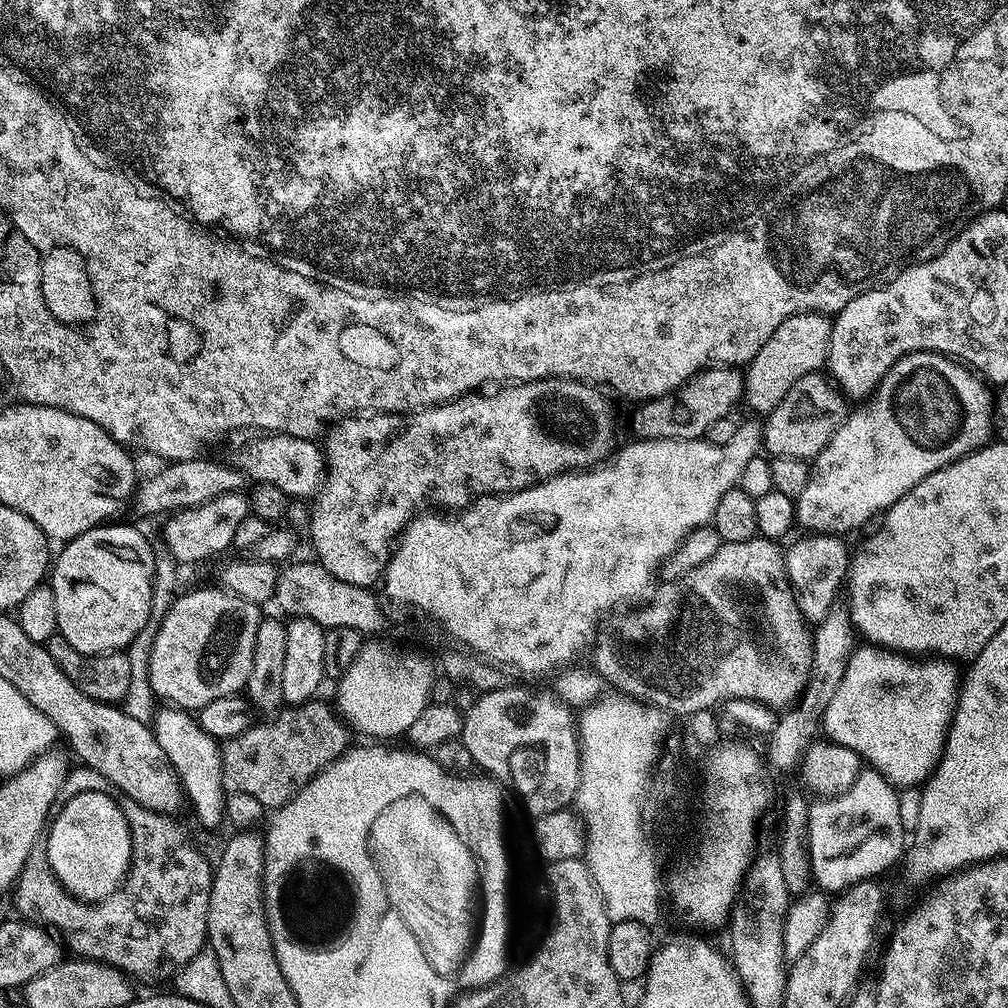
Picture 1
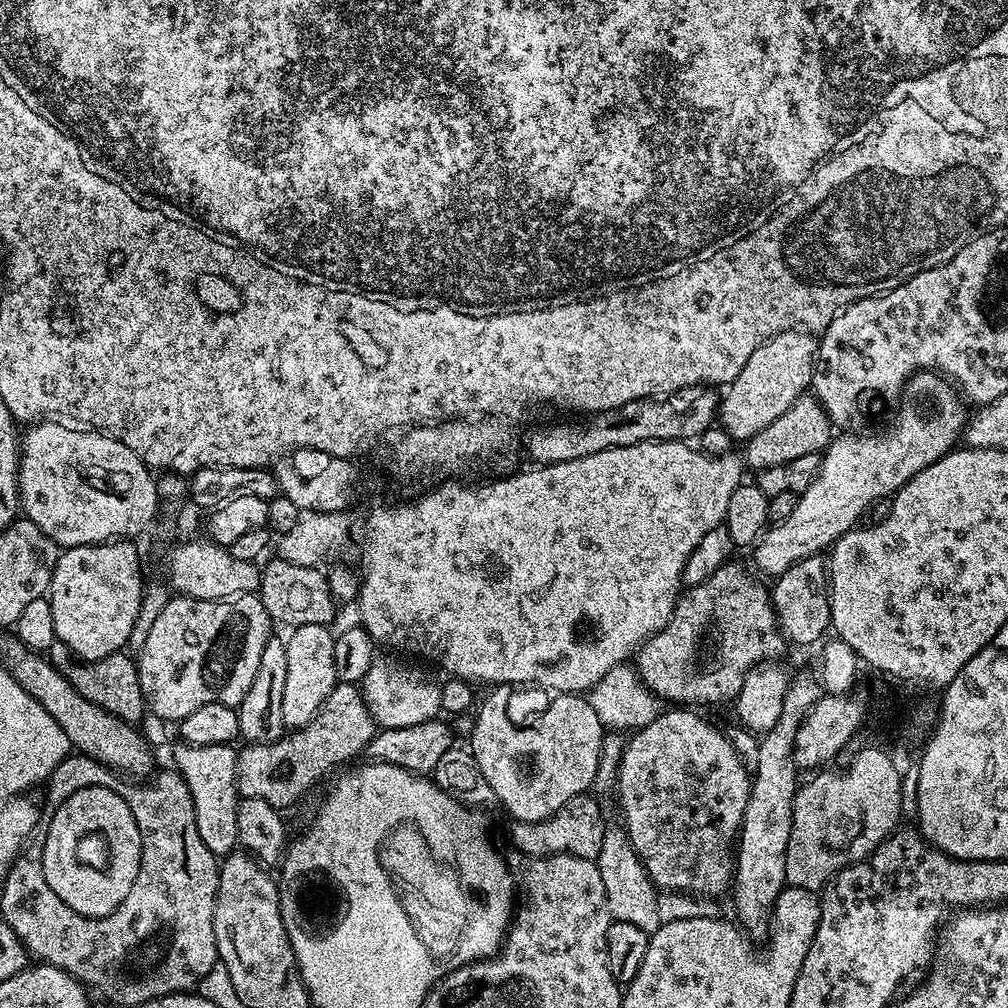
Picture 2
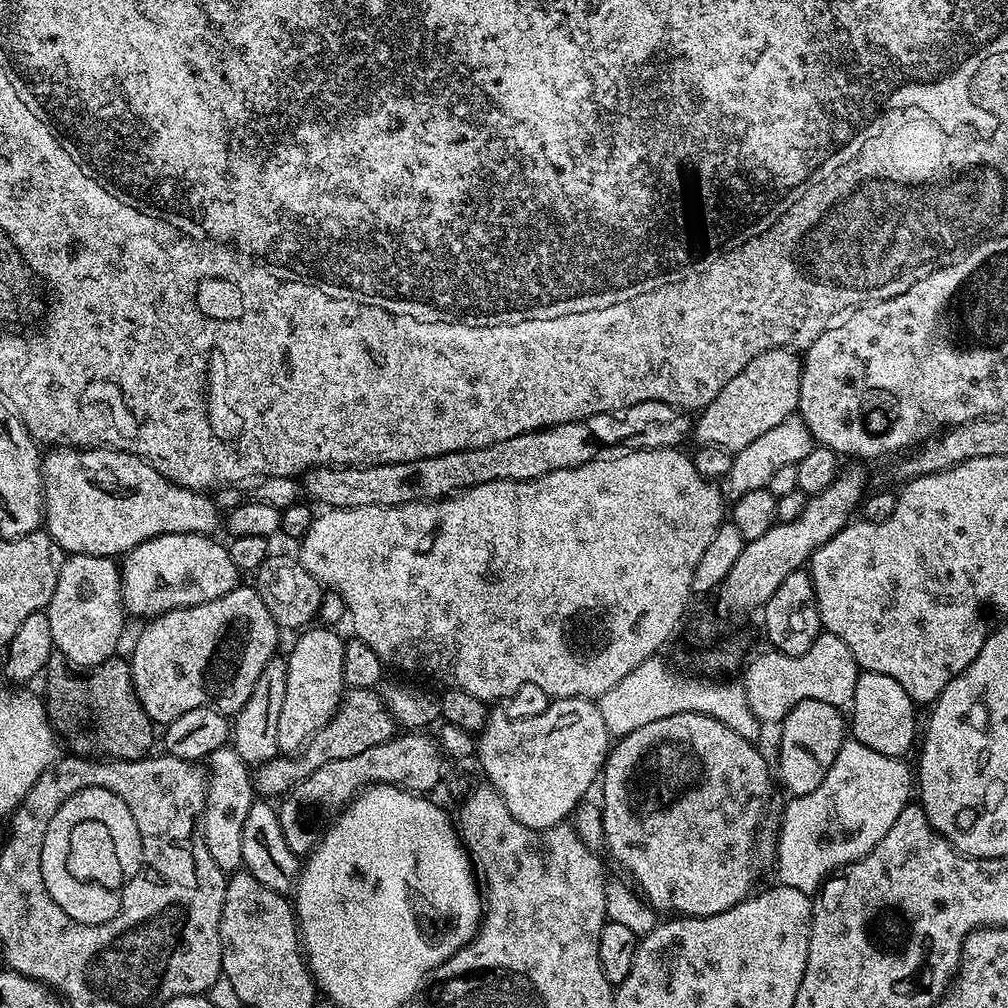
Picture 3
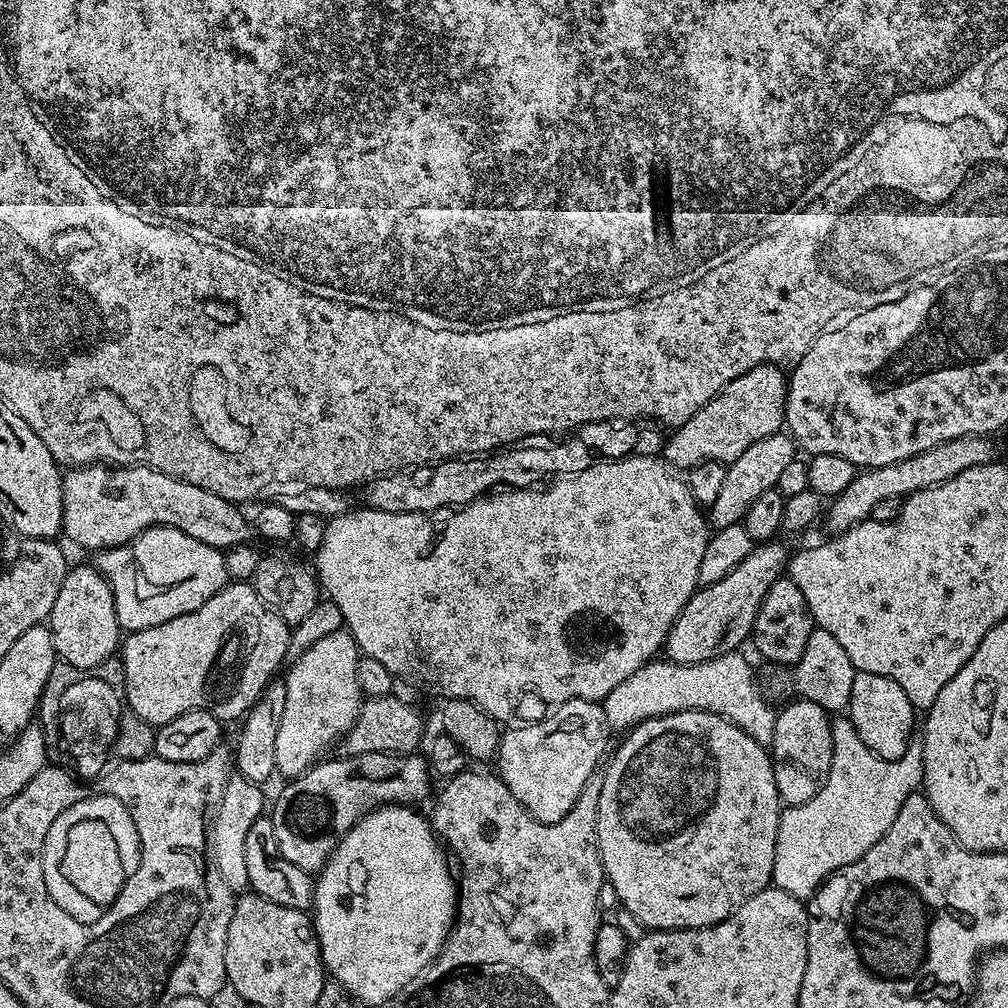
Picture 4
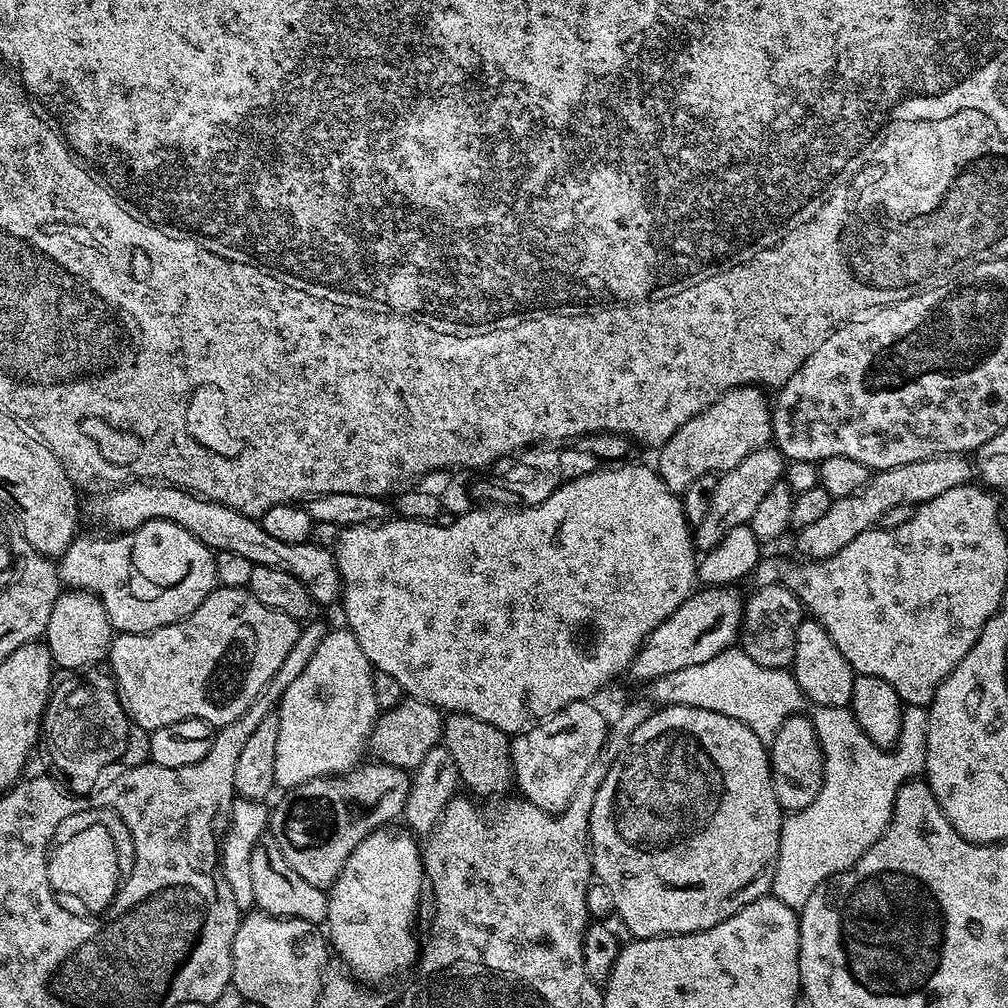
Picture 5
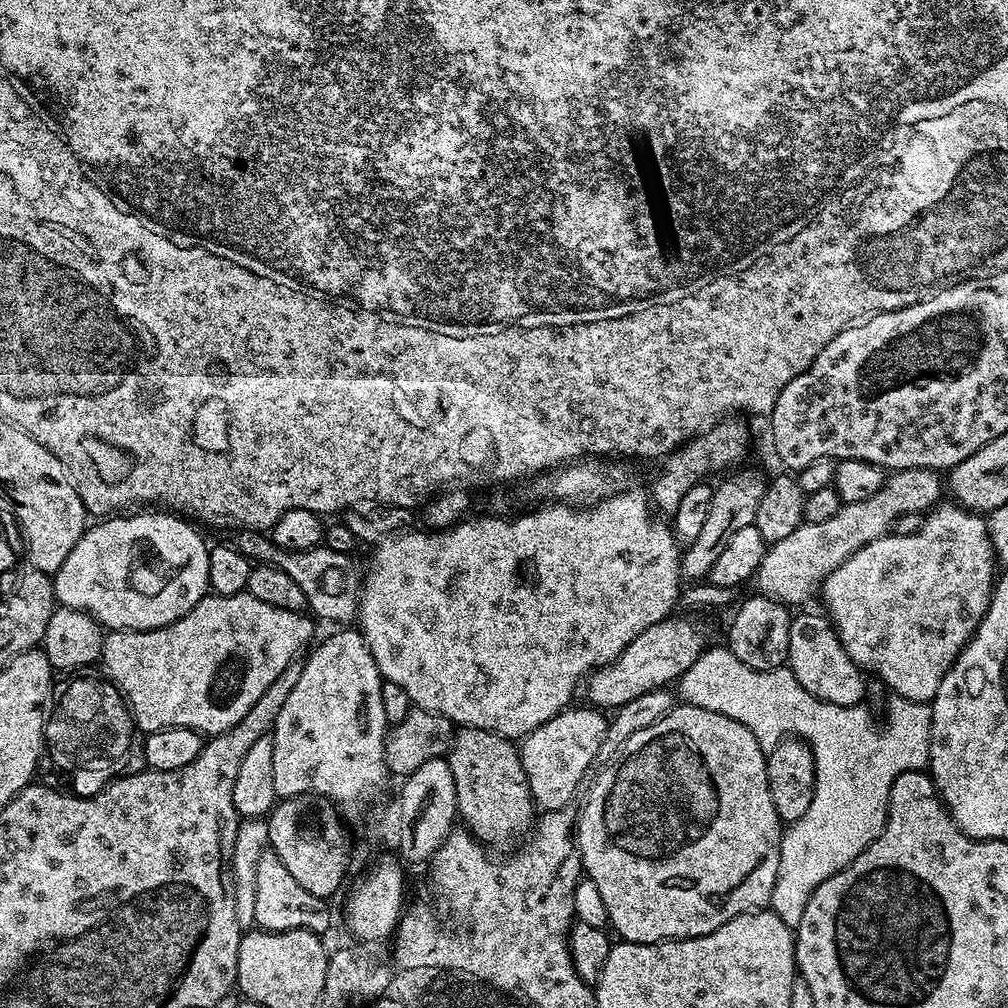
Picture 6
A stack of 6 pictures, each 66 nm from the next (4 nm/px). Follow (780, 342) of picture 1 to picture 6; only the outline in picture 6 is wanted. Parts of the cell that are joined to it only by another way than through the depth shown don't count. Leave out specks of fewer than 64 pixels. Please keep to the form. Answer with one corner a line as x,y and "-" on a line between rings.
725,418
715,424
707,432
692,437
687,444
663,457
664,469
660,477
652,484
650,500
657,513
671,514
678,510
678,502
682,502
682,494
690,490
690,486
701,483
711,472
724,468
727,464
736,464
748,452
748,428
740,418

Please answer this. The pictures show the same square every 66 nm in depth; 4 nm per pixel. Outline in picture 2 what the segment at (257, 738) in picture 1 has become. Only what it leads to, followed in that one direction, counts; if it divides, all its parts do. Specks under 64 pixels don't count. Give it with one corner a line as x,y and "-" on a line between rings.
337,683
309,724
289,731
269,744
245,743
236,753
236,785
241,797
262,798
270,806
287,810
296,804
335,764
363,753
376,737
378,726
355,684

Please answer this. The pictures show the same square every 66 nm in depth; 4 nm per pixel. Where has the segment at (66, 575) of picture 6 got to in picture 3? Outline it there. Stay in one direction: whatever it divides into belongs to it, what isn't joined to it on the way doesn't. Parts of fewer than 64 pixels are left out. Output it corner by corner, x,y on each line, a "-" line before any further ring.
167,532
153,540
143,540
138,547
123,557
120,564
120,589
124,591
124,611
129,617
155,618
175,608
198,606
230,594
241,583
242,573
230,558
227,547
212,536
199,536
189,532

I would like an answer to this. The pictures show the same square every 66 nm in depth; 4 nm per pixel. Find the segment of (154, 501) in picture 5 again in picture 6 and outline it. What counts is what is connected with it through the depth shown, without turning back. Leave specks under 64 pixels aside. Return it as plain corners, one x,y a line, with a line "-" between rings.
240,530
235,533
234,547
249,561
270,564
281,568
298,586
302,586
302,594
306,594
307,611
317,621
329,620
332,626
344,626
355,621
360,607
360,585
362,583
362,568
355,564
347,552
330,550
326,547
311,548
301,552
282,550
271,538
263,532

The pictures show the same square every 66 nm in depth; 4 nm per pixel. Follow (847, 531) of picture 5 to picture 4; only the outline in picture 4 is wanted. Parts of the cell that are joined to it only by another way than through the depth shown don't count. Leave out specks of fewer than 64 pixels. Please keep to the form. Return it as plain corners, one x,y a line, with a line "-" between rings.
963,436
962,438
954,438
950,442
942,442
942,446
934,446
934,450
914,454
914,458
902,458
902,462
890,462
890,466
878,466
877,468
857,471
854,482
850,482
850,486
846,486
846,490
842,490
842,494
838,494
827,505
826,520
828,516
829,533
842,533
852,527
853,524
859,524
861,520
869,519
874,506
878,506
878,502
882,502
886,498
907,498
918,490
926,490
930,486
954,478
954,474
962,474
962,470
970,470
970,466
993,463
997,456
996,448
991,444
992,442
987,436

